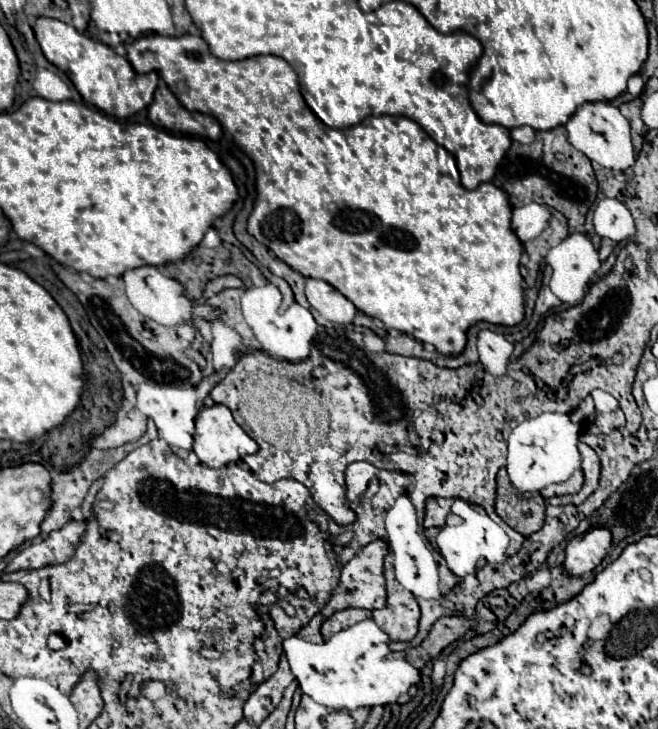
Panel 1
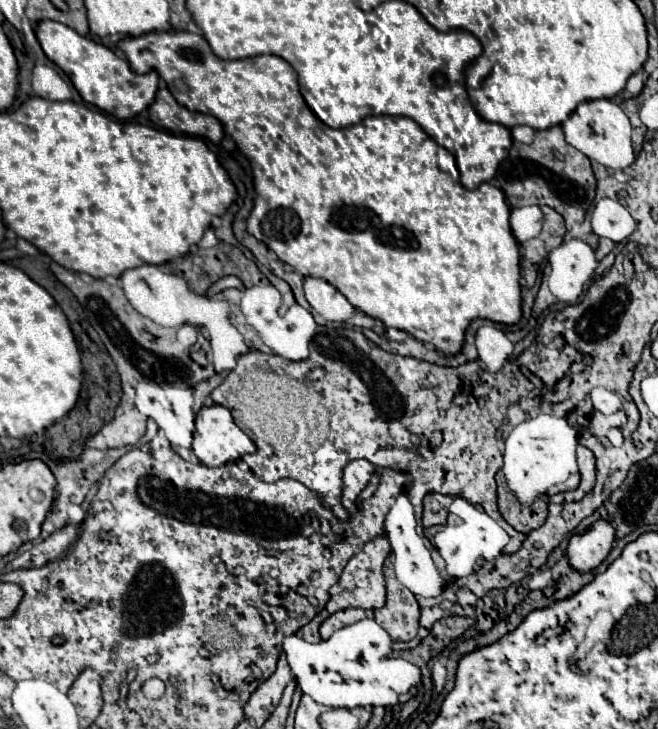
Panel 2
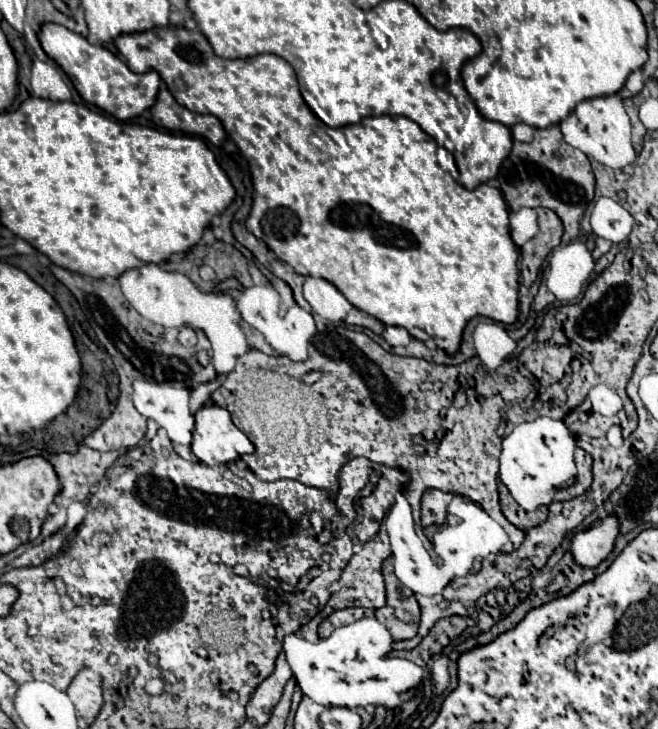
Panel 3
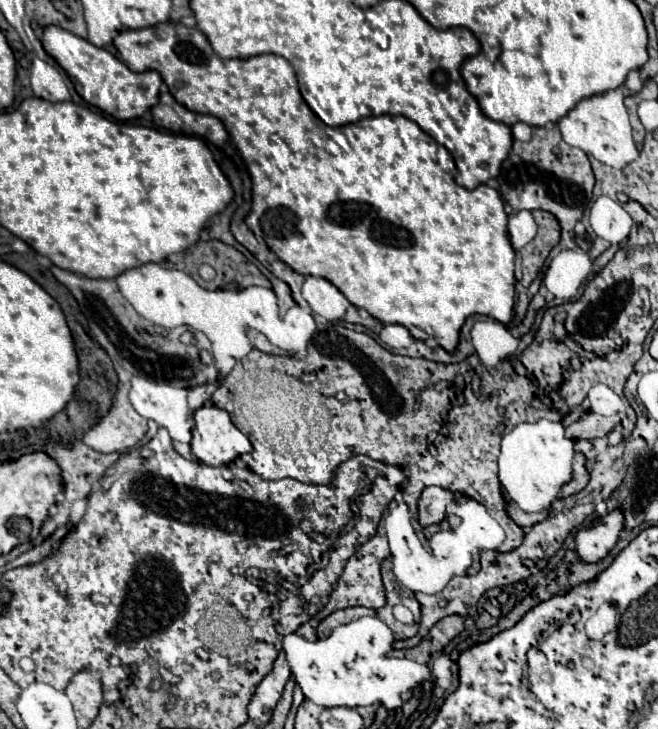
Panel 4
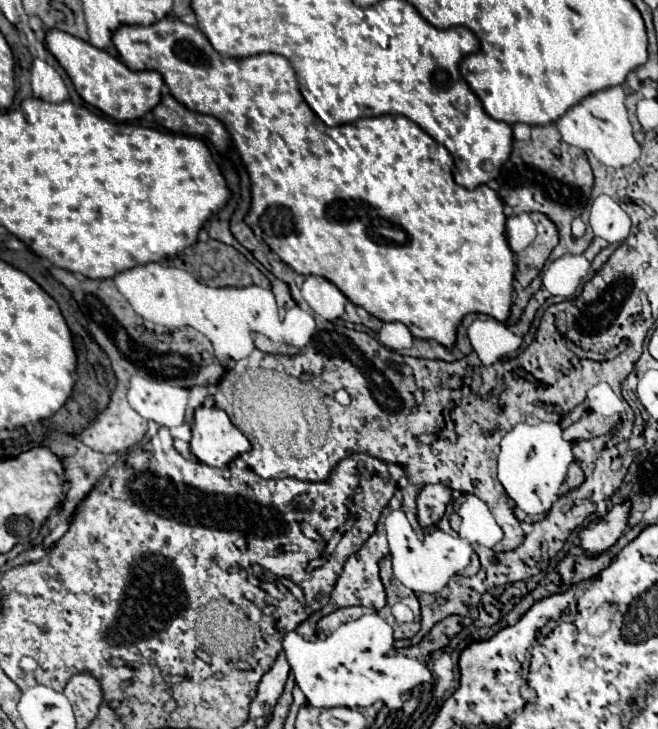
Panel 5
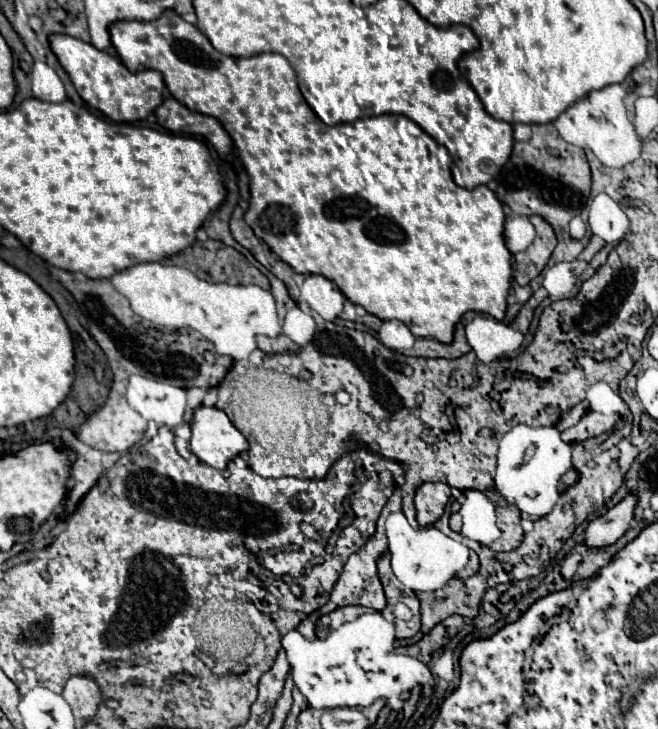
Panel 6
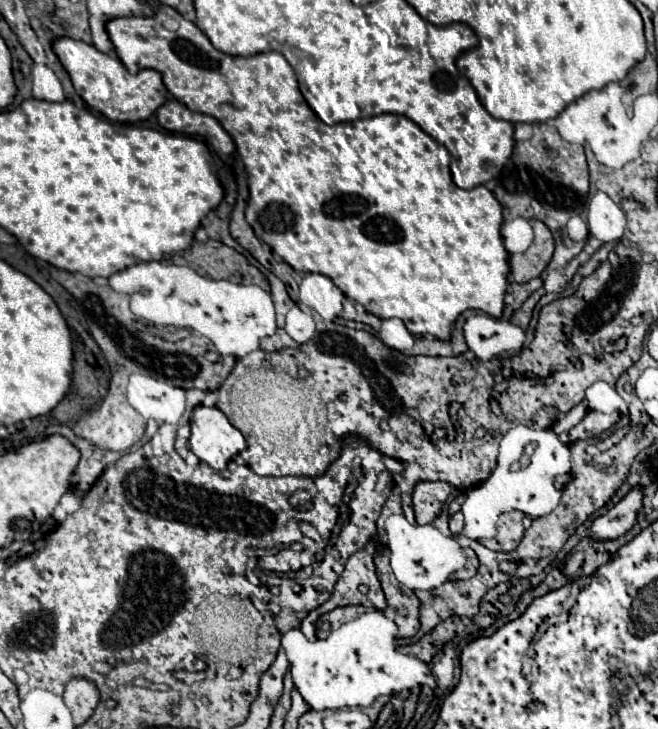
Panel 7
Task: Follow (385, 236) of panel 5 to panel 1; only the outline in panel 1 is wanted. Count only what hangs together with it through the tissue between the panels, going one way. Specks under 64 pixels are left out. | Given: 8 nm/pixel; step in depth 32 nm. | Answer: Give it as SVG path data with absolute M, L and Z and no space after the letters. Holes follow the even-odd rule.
M152 34L138 38L134 44L126 44L128 60L132 68L140 74L156 72L164 78L164 82L170 86L170 90L176 94L176 98L188 108L202 114L214 116L234 138L234 142L252 158L256 168L256 190L258 198L254 204L254 210L248 218L248 234L252 234L260 244L268 246L280 260L284 260L290 268L300 272L306 278L318 278L332 284L338 292L342 292L360 312L364 312L370 318L378 318L384 322L384 326L390 330L404 332L420 342L432 344L440 354L456 356L466 346L466 332L476 322L490 322L496 326L516 326L524 320L524 288L522 288L522 274L520 274L520 256L522 256L522 242L512 230L512 206L508 194L486 182L480 184L476 190L466 190L460 183L456 160L450 152L439 146L410 118L404 116L374 116L360 122L358 126L350 129L336 130L328 128L304 102L298 86L298 76L292 70L292 66L278 56L254 56L238 62L226 62L208 50L206 42L200 36L184 34L176 38Z

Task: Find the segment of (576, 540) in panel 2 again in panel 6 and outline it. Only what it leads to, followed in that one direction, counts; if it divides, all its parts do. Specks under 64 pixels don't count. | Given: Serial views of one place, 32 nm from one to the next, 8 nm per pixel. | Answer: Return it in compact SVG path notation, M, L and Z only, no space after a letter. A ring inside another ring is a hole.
M628 496L610 508L604 516L594 518L584 530L584 544L588 548L606 548L614 544L632 524L632 500Z

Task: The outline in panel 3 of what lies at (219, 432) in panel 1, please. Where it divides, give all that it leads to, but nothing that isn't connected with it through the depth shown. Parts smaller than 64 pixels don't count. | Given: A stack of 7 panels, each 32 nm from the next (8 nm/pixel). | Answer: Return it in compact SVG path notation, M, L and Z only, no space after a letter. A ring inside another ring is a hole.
M214 404L202 406L196 412L192 452L206 466L220 466L254 452L254 446L248 436L234 426L230 412Z

